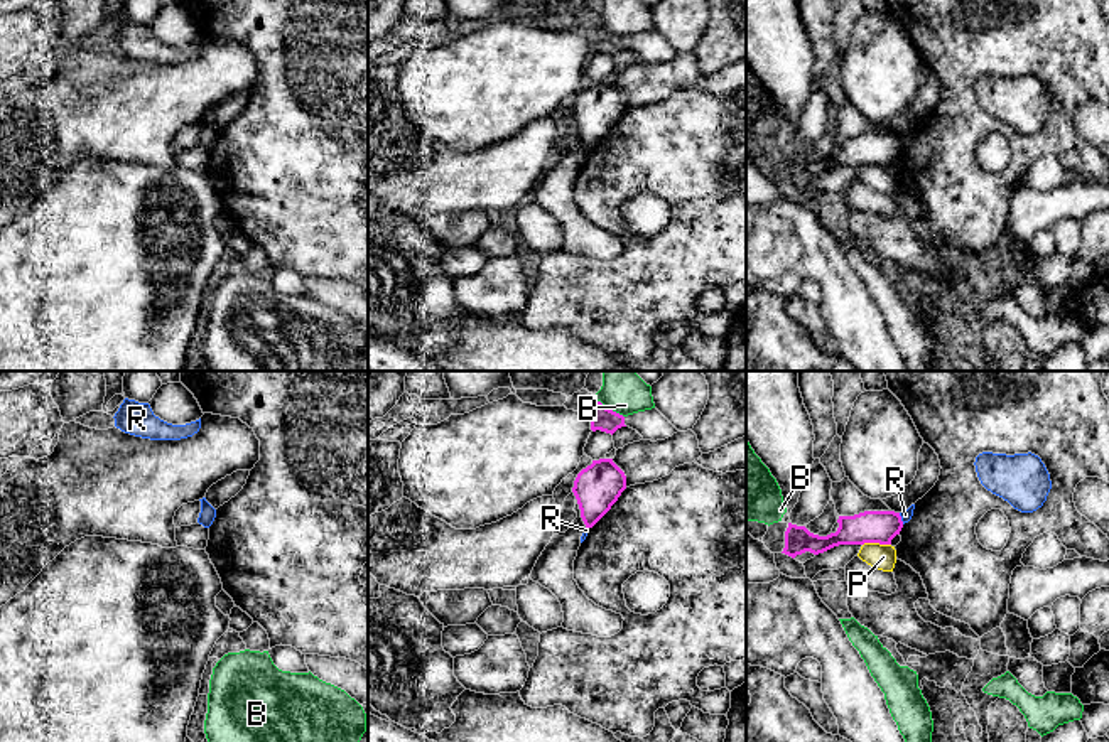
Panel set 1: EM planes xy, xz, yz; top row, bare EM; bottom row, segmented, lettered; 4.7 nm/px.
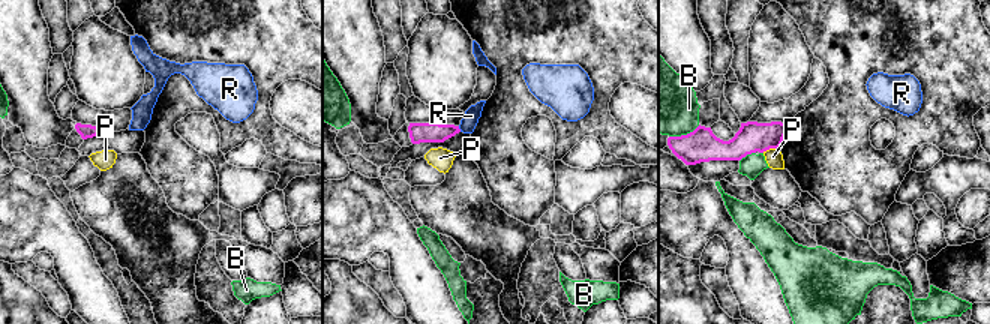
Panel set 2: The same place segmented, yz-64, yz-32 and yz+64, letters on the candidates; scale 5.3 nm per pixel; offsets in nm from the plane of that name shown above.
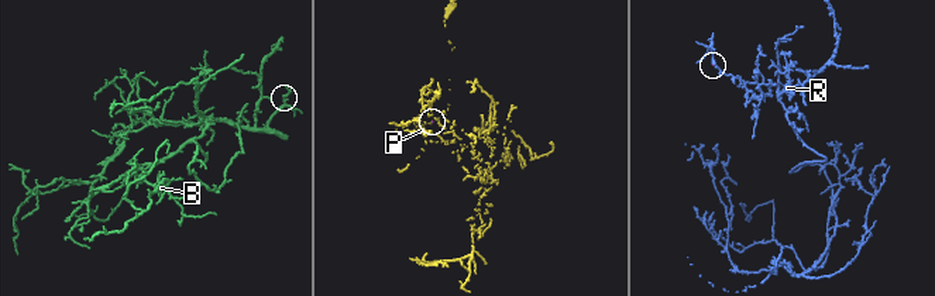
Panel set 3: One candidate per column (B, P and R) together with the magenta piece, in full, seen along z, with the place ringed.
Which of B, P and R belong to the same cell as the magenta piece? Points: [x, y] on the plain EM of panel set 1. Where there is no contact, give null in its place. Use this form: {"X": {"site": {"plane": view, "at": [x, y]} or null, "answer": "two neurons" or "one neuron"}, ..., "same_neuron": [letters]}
{"B": {"site": {"plane": "xz", "at": [611, 32]}, "answer": "two neurons"}, "P": {"site": {"plane": "yz", "at": [876, 164]}, "answer": "two neurons"}, "R": {"site": {"plane": "yz", "at": [900, 140]}, "answer": "two neurons"}, "same_neuron": []}

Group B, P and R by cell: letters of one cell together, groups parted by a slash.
B / P / R

